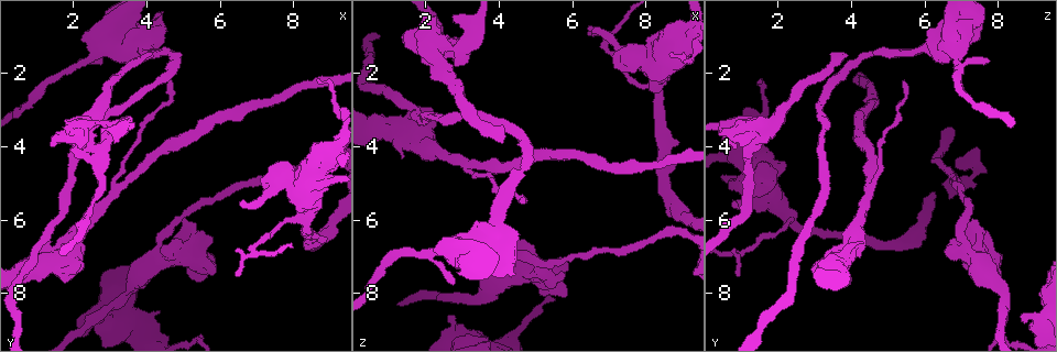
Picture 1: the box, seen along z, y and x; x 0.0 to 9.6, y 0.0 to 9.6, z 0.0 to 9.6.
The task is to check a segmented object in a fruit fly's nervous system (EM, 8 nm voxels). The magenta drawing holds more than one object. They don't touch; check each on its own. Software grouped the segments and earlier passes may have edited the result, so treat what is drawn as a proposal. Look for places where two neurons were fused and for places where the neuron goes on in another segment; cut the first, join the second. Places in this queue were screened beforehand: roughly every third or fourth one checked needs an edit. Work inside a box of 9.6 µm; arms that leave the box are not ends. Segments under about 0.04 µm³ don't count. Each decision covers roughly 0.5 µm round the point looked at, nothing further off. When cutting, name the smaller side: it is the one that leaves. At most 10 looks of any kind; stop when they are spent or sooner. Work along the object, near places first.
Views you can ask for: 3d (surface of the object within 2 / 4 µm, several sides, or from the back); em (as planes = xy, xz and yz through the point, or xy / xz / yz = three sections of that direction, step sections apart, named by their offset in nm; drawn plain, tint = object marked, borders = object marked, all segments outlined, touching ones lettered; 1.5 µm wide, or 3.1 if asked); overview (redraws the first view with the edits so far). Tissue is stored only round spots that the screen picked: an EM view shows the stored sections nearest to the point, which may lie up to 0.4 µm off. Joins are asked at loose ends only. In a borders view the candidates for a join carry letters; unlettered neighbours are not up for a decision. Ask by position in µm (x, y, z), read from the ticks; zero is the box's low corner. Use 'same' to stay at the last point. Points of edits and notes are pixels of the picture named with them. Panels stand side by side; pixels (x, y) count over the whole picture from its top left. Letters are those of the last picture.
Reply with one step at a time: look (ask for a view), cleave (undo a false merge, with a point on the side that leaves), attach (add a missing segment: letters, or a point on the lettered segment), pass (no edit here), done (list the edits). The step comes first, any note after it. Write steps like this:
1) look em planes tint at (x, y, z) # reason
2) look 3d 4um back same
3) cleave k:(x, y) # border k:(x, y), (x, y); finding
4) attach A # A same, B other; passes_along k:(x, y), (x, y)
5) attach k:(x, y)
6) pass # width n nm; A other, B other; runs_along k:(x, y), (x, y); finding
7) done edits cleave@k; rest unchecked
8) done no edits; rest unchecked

look 3d 4um at (4.10, 1.45, 3.45) # end of a long branch

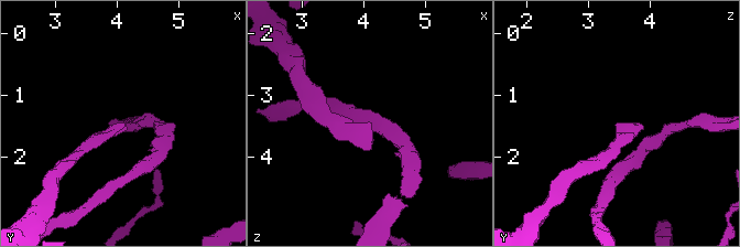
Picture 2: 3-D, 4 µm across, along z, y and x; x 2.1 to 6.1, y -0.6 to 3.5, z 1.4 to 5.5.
look em xy step 4 borders at (4.10, 1.50, 3.45) # shape alone is not enough

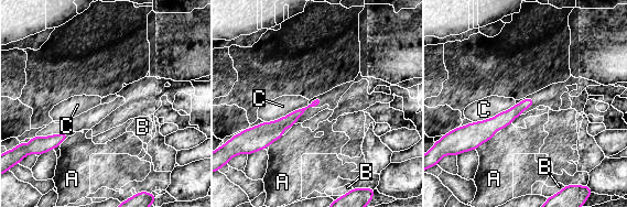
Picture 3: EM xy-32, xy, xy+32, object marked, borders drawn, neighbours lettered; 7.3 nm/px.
look em planes borders same # another direction

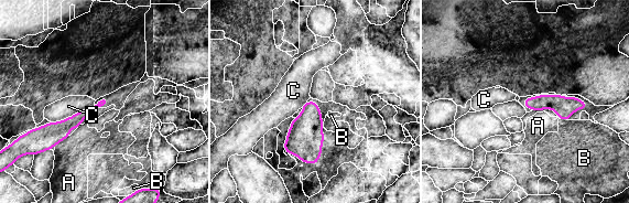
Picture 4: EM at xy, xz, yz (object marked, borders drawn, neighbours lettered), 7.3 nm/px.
pass # A other, B other, C other; border 4:(68, 135), (54, 146); no lettered segment goes on from it

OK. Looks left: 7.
look em yz step 8 borders at (6.60, 5.45, 0.80) # free end

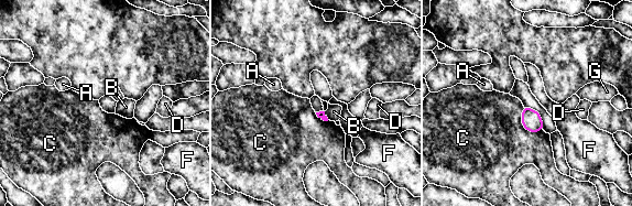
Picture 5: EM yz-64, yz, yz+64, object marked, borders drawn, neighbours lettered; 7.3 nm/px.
look em planes borders same # another direction

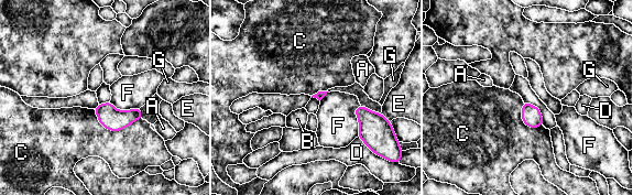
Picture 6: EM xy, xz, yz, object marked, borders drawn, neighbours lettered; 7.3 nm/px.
pass # A other, B other, C other, D other, E other, F other, G other; none of them fits

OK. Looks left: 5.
look em planes plain at (8.70, 5.10, 0.60) # stops while still wide

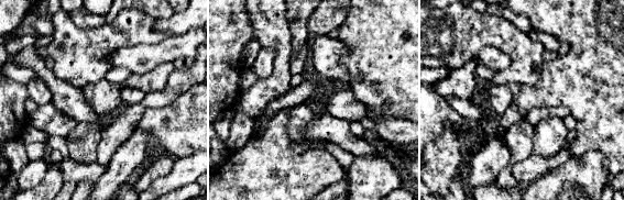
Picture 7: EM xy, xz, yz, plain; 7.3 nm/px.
look em planes borders same # see the neighbours

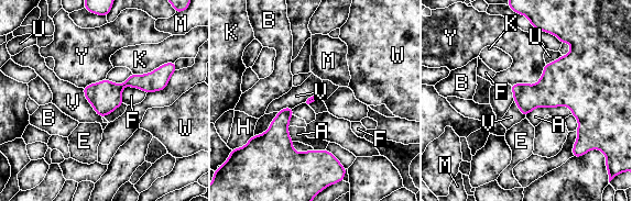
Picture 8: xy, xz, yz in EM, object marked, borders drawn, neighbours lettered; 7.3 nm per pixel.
pass # A other, B other, E other, F other, H other, K other, M other, U other, V other, W other, Y other; border 8:(82, 88), (85, 98), (101, 118); none of them fits

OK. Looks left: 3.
look em yz step 4 tint at (8.65, 2.15, 1.40)

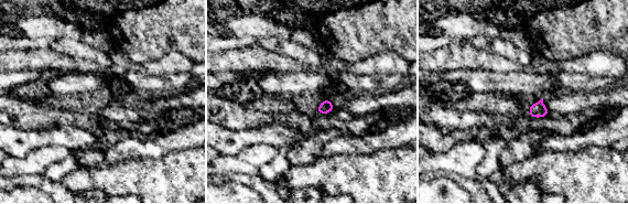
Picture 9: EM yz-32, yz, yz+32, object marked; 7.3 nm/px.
look em yz step 4 borders same # what lies round it

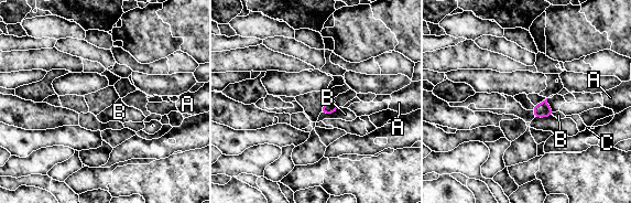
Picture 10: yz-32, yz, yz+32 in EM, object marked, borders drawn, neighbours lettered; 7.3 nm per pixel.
pass # longest_contact B 150 nm; A other, B other, C other; border 10:(339, 107), (333, 113), (321, 113); no lettered segment goes on from it

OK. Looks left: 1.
done no edits; rest unchecked

